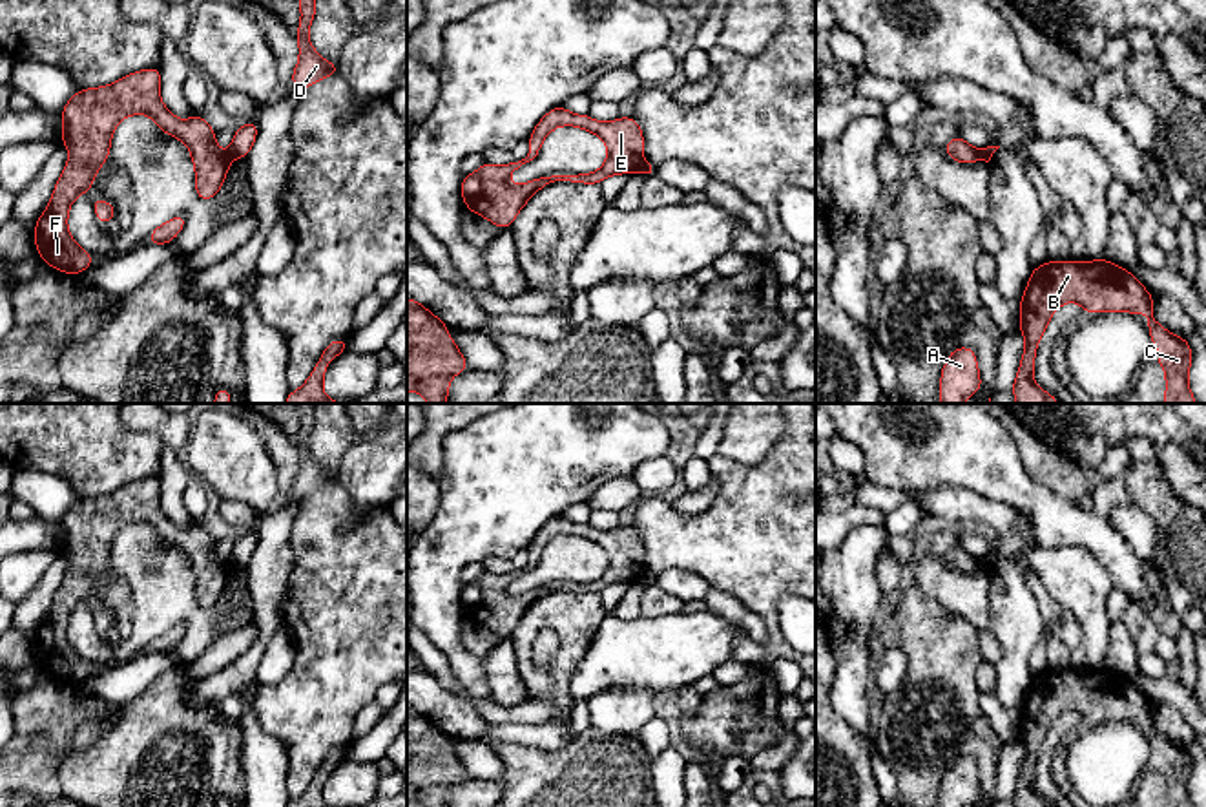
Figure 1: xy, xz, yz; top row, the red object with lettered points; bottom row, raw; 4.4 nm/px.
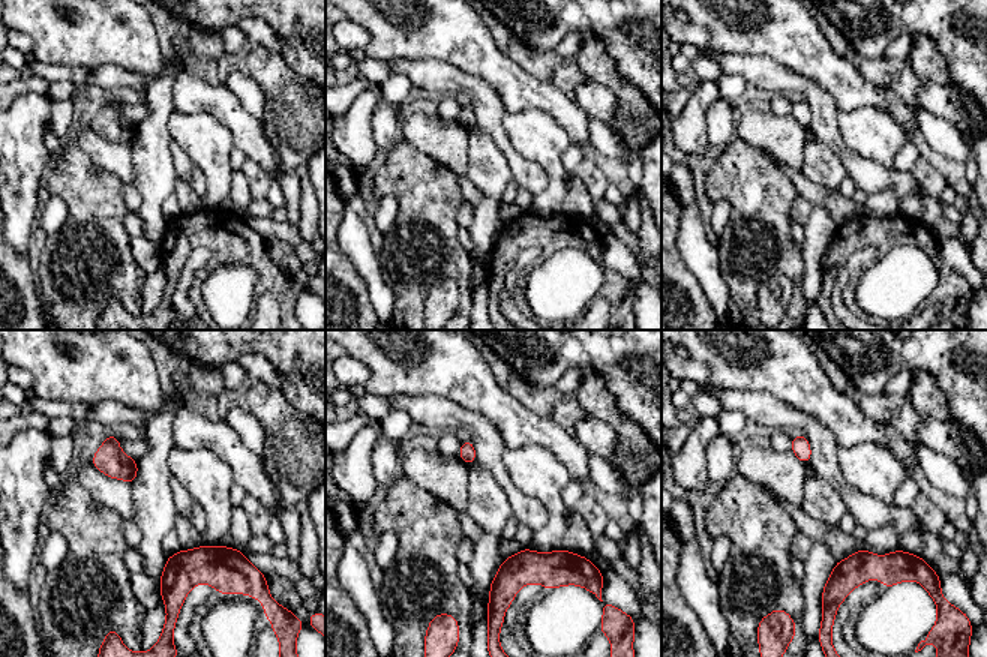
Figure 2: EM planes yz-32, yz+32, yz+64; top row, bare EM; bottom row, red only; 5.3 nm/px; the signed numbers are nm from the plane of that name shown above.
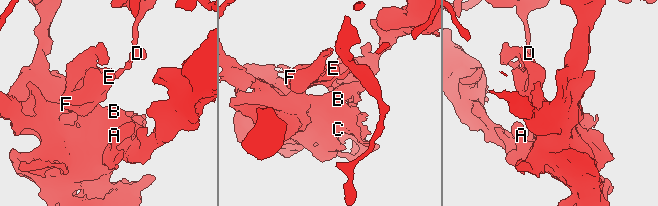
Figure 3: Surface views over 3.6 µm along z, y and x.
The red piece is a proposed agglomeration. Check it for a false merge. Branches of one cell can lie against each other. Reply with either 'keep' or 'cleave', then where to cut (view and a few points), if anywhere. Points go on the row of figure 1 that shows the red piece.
cleave; cut xz (641, 161), (635, 170)

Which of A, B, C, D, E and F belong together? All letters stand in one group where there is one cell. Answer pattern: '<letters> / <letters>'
A B C E F / D

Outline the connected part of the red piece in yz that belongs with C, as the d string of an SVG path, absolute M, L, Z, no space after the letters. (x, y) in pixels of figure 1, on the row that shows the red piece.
M1047 261L1033 268L1027 288L1020 299L1020 332L1025 349L1013 383L1018 404L1060 404L1033 380L1038 341L1047 329L1051 314L1064 303L1075 301L1087 314L1120 310L1144 312L1151 343L1159 349L1157 362L1166 372L1166 398L1162 404L1197 404L1188 385L1191 347L1177 338L1153 316L1153 296L1133 274L1118 265L1098 261Z

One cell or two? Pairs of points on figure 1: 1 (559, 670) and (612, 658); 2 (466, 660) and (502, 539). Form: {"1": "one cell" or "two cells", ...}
{"1": "two cells", "2": "one cell"}

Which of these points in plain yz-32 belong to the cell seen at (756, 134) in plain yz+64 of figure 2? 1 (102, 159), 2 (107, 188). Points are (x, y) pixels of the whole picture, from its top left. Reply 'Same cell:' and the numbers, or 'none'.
Same cell: 1

